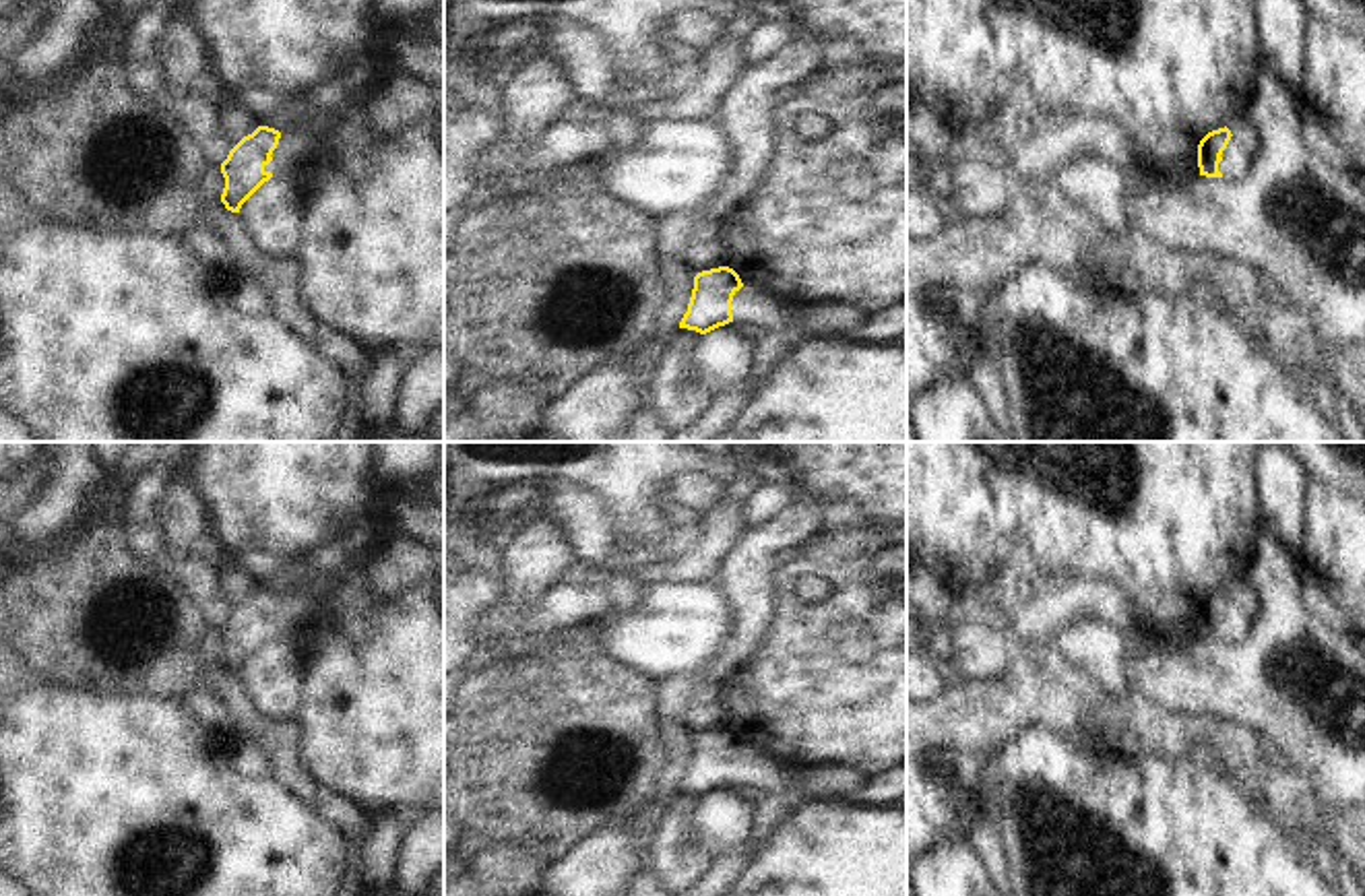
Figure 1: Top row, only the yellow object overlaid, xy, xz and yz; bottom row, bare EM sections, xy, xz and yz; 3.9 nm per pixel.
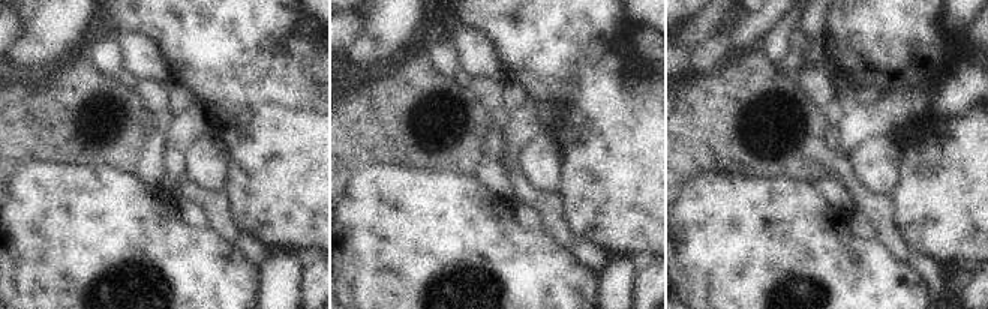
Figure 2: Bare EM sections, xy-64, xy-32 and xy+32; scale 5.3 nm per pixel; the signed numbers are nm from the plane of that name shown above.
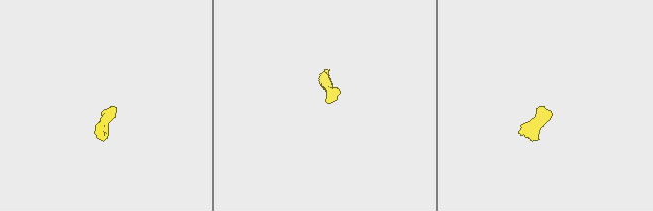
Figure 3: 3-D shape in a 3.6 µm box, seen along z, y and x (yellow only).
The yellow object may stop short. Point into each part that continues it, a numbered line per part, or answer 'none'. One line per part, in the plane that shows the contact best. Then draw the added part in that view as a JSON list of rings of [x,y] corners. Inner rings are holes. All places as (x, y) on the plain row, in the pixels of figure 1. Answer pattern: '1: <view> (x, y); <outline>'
1: xy (298, 608); [[[308,584],[281,595],[279,607],[273,613],[273,623],[264,628],[264,634],[273,638],[293,638],[293,634],[308,626],[328,603],[332,595],[330,586]]]

